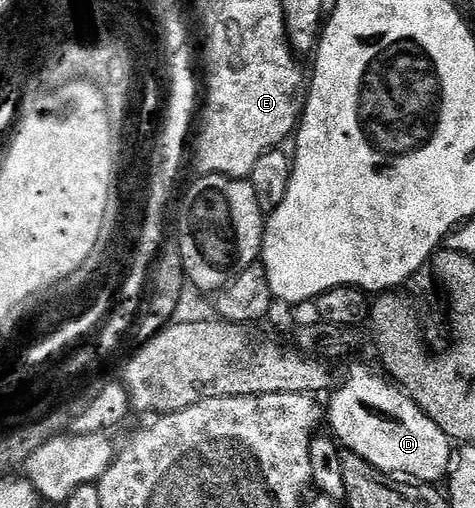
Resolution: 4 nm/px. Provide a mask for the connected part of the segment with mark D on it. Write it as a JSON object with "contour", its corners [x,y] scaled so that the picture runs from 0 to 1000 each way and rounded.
{"contour":[[[745,722],[728,748],[701,764],[695,801],[691,793],[691,841],[695,833],[701,862],[728,888],[745,888],[775,915],[808,931],[884,951],[928,953],[952,917],[949,864],[874,797],[848,764],[798,738],[779,722]]]}

